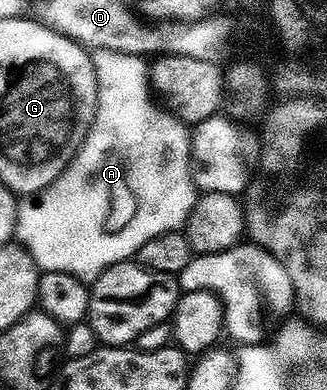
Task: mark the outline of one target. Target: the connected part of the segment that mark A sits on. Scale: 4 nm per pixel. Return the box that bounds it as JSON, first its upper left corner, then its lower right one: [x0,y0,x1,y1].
[17,50,197,280]

